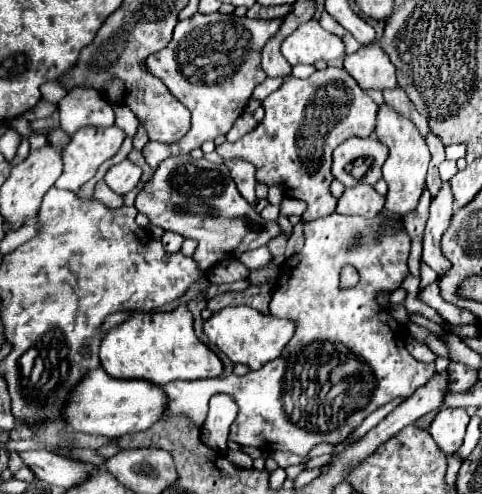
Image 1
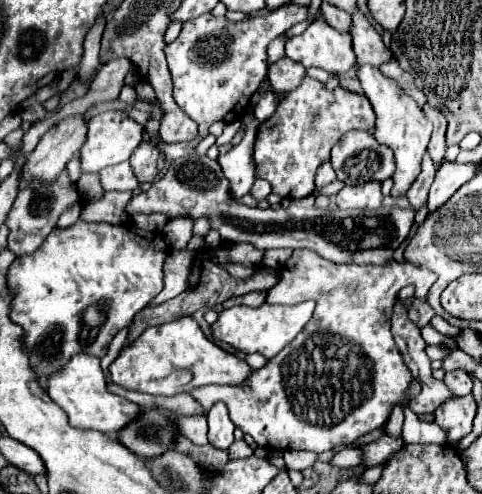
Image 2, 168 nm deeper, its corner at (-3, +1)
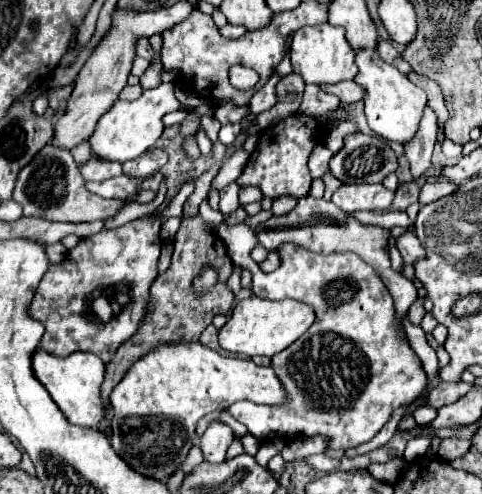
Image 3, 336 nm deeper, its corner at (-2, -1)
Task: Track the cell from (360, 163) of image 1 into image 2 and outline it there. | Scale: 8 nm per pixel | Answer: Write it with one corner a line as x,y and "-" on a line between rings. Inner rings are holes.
348,131
332,149
332,167
336,177
346,185
360,185
368,181
384,181
394,173
392,149
378,143
368,131

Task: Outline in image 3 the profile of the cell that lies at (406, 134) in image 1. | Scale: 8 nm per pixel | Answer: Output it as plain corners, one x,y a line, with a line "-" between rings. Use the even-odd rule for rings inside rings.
373,49
359,51
355,55
355,63
359,71
353,81
365,91
365,115
369,127
385,141
407,145
419,131
419,123
427,105
427,95
419,87
415,87
405,75
401,75
395,67
383,63
377,51

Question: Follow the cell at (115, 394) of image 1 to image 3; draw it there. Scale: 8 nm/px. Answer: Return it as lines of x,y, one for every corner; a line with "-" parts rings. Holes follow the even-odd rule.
37,349
33,355
33,373
49,391
51,399
57,403
57,407
63,411
69,423
97,429
101,421
111,417
113,409
111,405
103,403
101,397
105,363
97,355
81,351
81,353
71,353
67,359
55,359
53,355
47,355
47,351

